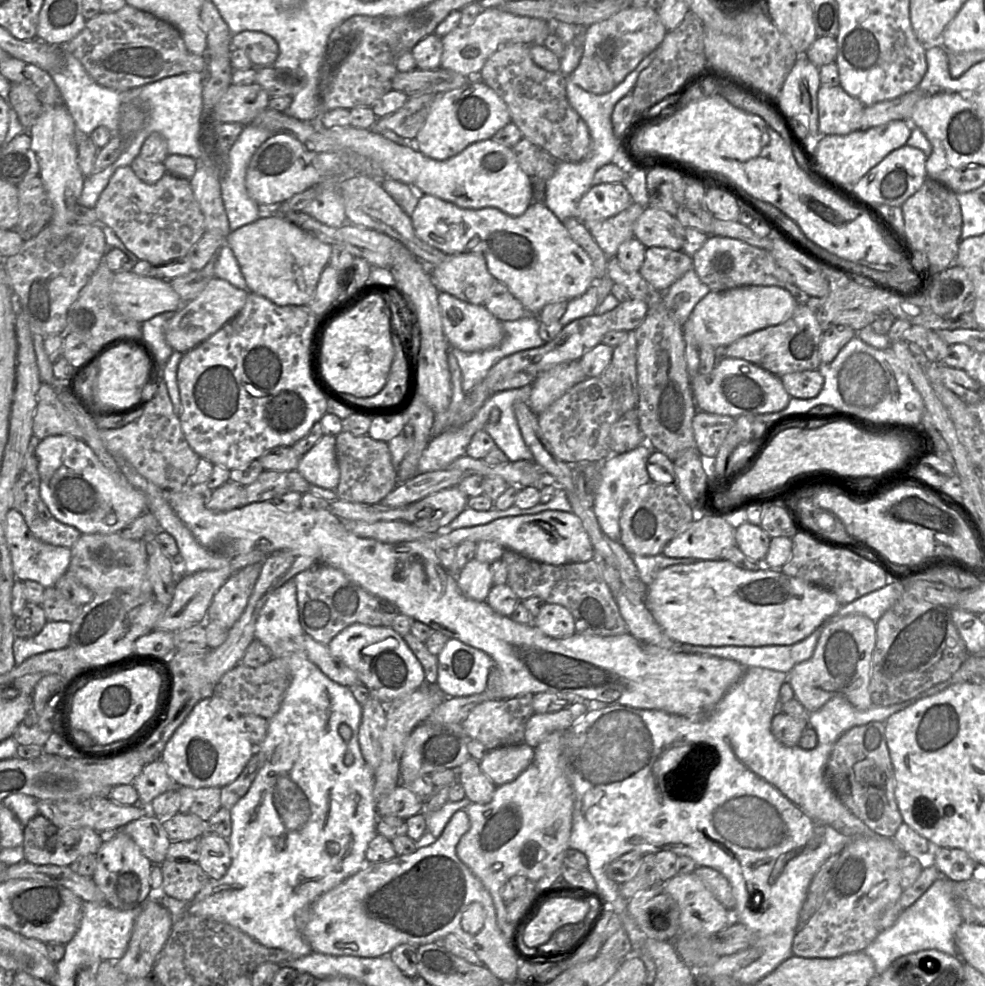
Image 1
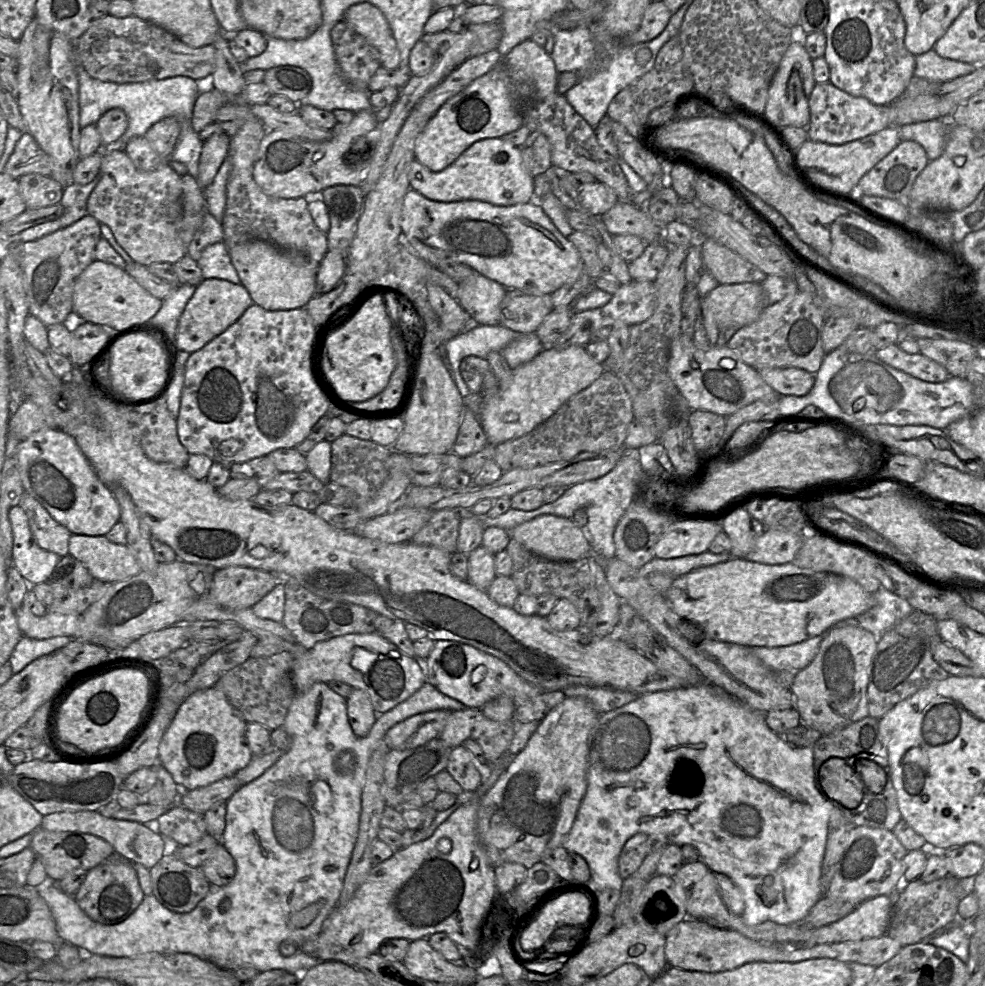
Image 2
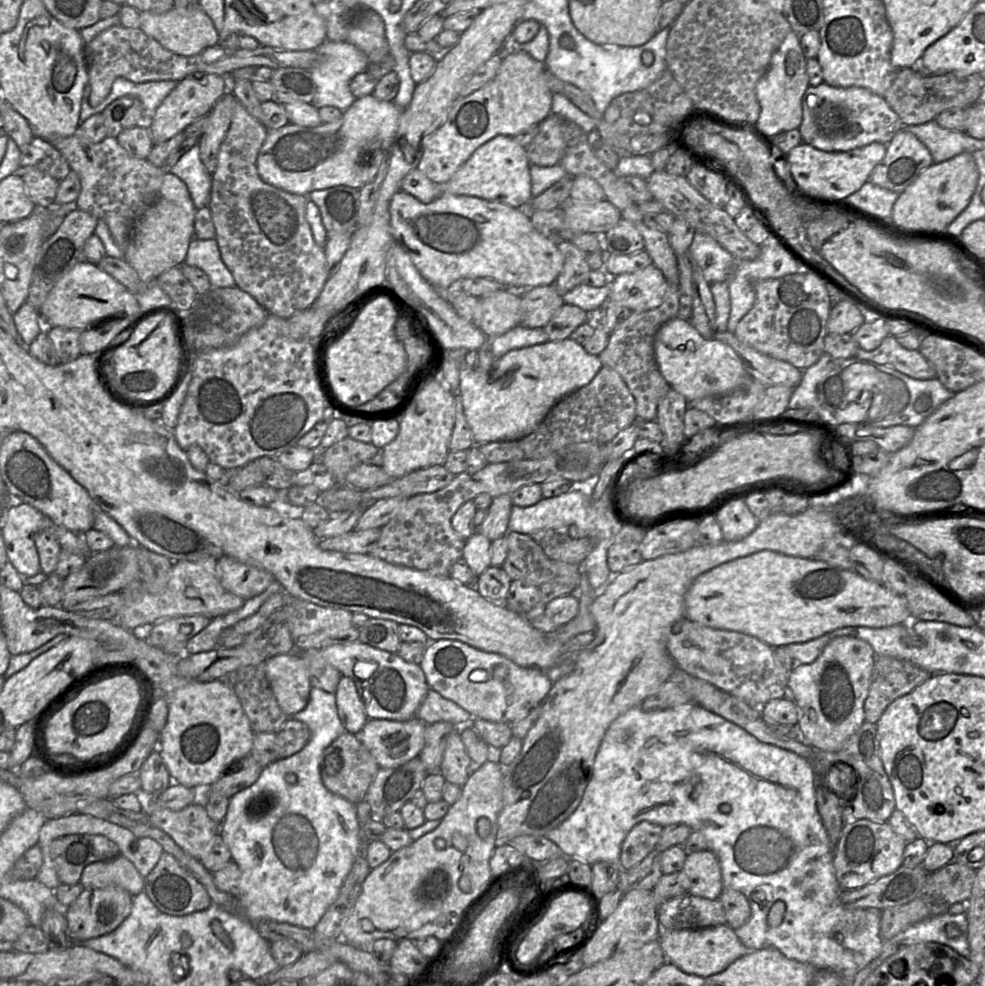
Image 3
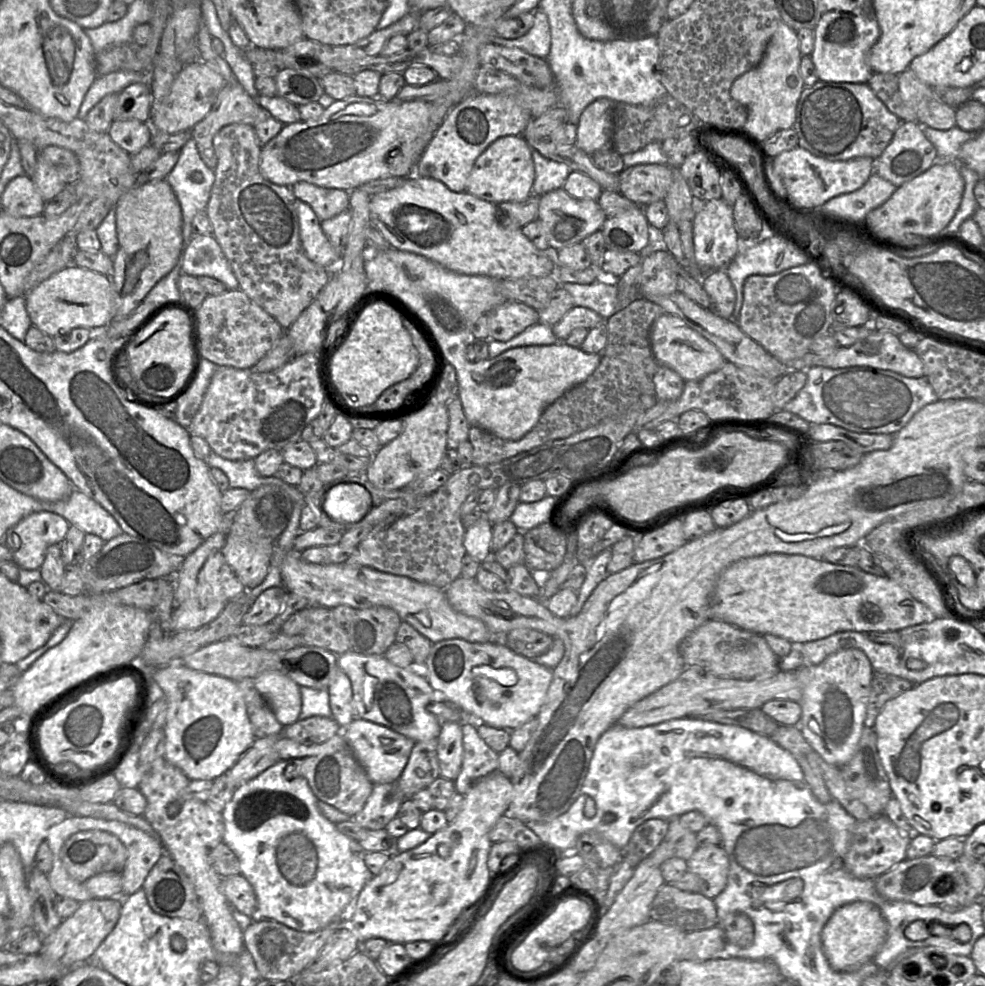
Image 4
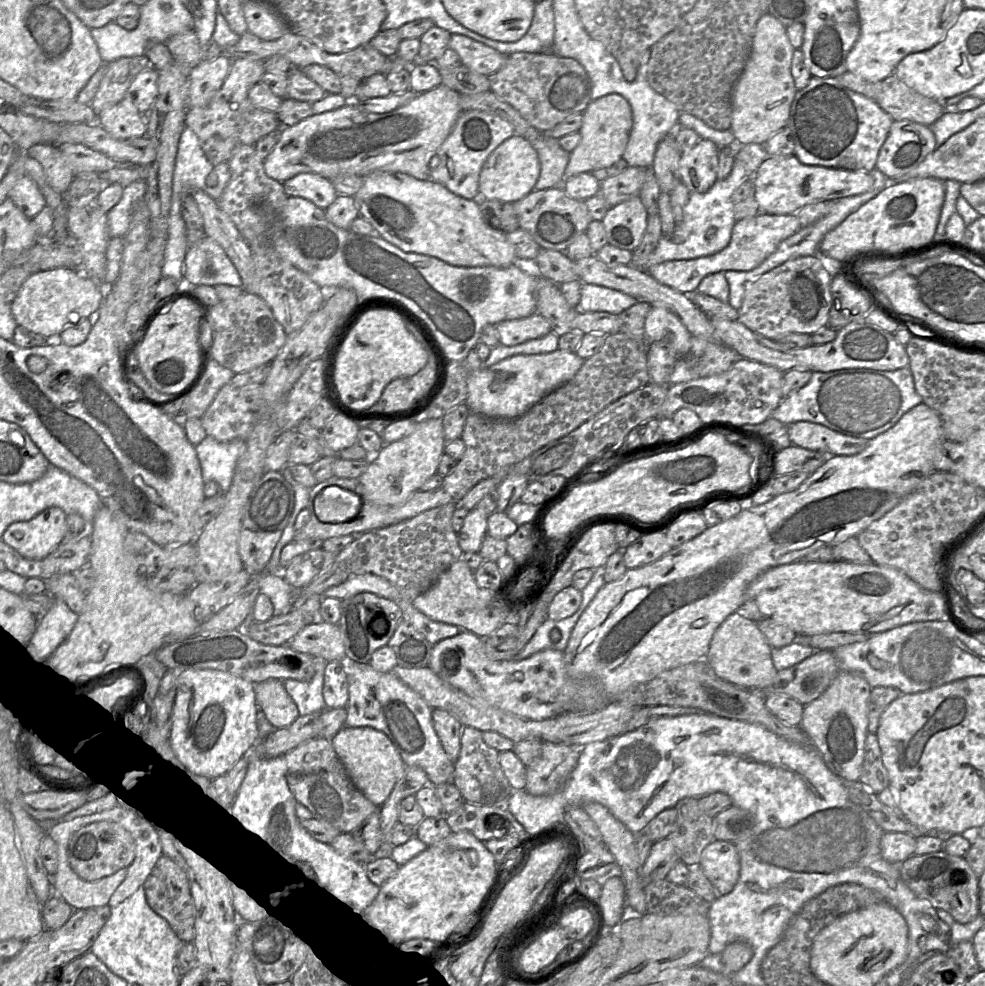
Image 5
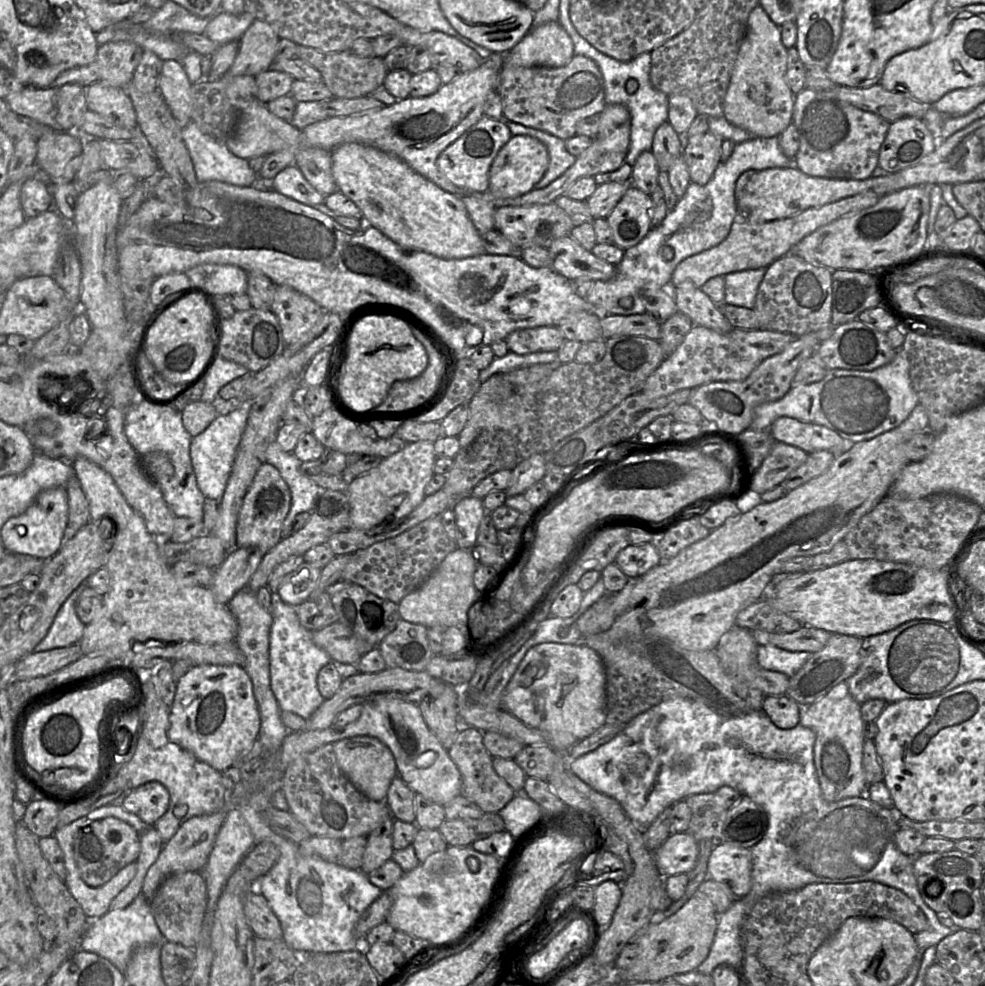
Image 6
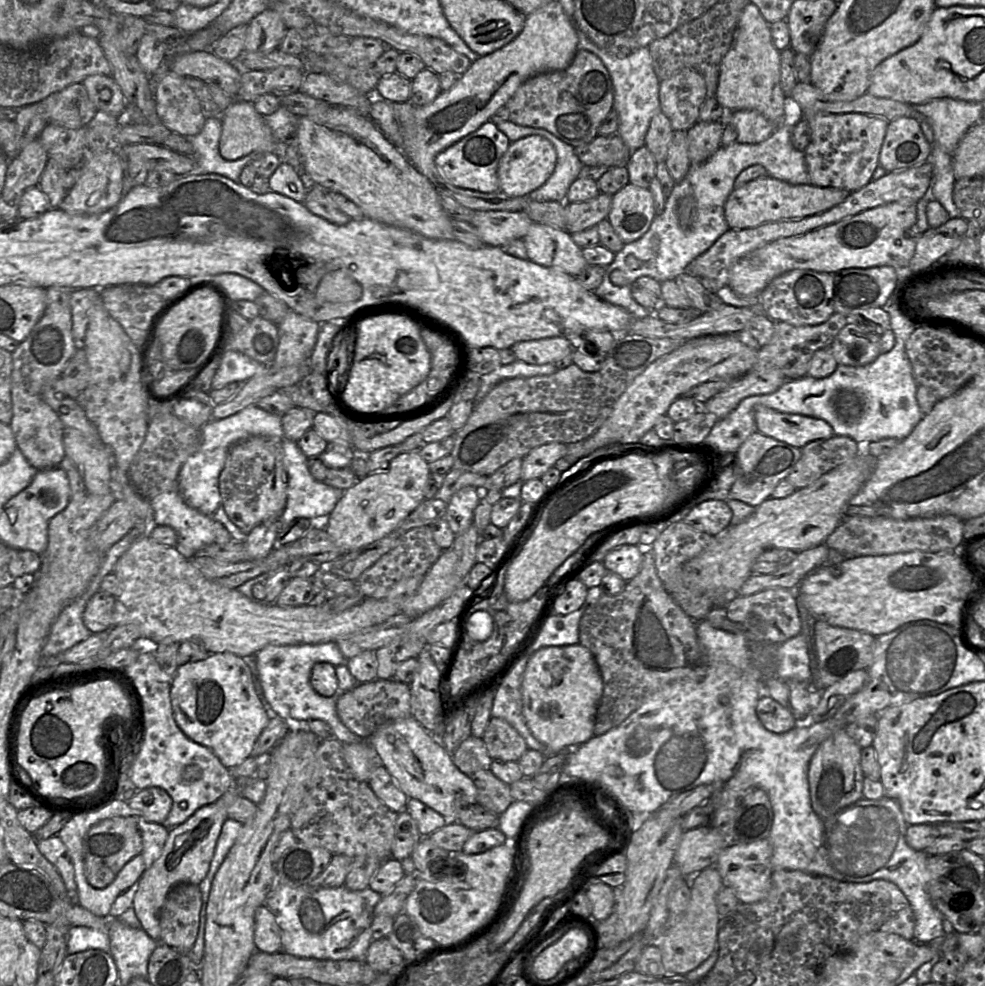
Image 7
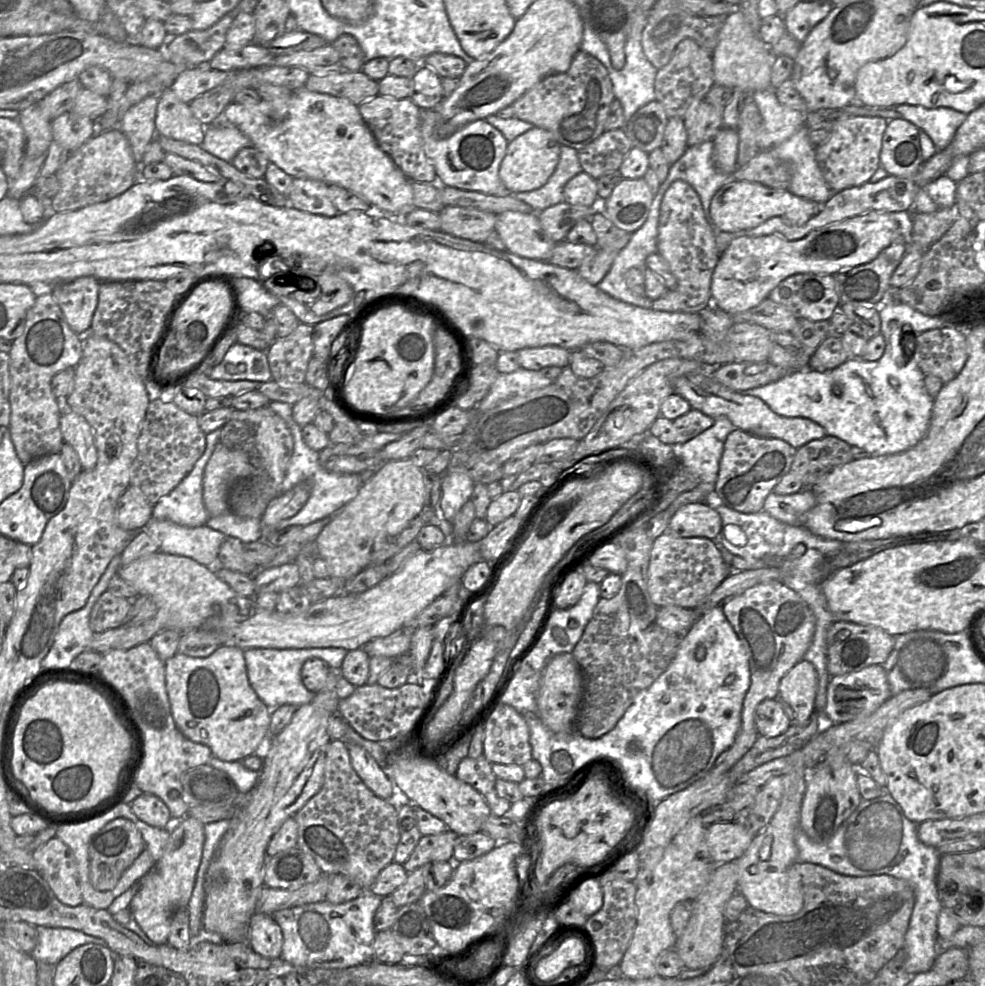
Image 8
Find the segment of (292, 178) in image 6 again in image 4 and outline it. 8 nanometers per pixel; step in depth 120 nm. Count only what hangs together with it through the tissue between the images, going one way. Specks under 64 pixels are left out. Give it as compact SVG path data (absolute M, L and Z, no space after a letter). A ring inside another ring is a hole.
M305 181L295 183L291 186L291 190L298 200L306 202L313 209L320 222L349 209L349 192L346 190L319 187Z

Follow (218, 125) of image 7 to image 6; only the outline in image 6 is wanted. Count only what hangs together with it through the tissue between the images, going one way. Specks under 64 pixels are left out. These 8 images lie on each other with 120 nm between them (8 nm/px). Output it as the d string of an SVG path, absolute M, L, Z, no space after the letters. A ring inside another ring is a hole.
M192 121L181 129L198 182L217 180L242 187L253 184L258 175L249 167L248 160L228 150L225 141L202 133Z

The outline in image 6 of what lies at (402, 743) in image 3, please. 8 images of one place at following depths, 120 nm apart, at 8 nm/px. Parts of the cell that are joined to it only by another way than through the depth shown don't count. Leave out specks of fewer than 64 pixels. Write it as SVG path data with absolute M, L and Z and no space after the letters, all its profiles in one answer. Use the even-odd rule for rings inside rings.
M355 736L333 743L337 764L351 783L367 798L385 802L392 780L398 771L390 749L377 738Z

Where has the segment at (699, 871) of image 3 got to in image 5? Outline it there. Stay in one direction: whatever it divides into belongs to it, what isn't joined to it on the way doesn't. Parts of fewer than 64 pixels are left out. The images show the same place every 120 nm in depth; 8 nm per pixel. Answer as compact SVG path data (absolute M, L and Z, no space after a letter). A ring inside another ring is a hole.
M714 840L701 854L700 866L719 896L730 893L740 875L740 856L730 841Z

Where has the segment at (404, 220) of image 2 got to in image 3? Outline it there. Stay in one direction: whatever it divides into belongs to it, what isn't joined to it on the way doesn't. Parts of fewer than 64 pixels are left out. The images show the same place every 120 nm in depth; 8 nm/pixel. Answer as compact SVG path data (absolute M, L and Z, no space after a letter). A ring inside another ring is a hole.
M399 190L390 200L389 213L393 241L407 252L421 276L435 288L440 287L441 290L439 291L443 293L449 289L452 283L463 278L488 278L501 283L506 287L506 289L530 289L538 286L554 285L563 268L563 256L558 249L557 243L544 237L533 227L530 219L531 213L518 208L513 208L503 203L488 201L468 195L456 194L443 194L432 202L422 203L413 195Z

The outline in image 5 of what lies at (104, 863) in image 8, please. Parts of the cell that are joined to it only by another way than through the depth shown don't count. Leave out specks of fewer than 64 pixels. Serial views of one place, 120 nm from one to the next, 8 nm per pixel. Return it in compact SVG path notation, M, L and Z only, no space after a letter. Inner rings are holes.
M99 821L90 823L70 838L67 849L71 869L85 881L97 881L111 876L120 869L127 869L136 855L136 845L132 835L115 822Z

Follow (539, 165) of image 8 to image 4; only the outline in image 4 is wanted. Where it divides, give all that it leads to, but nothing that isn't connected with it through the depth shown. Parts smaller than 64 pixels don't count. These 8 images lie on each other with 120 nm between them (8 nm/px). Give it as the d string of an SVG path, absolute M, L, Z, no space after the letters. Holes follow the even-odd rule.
M522 135L504 136L491 143L476 159L466 181L466 191L482 200L500 204L522 202L532 195L535 166L531 147Z

